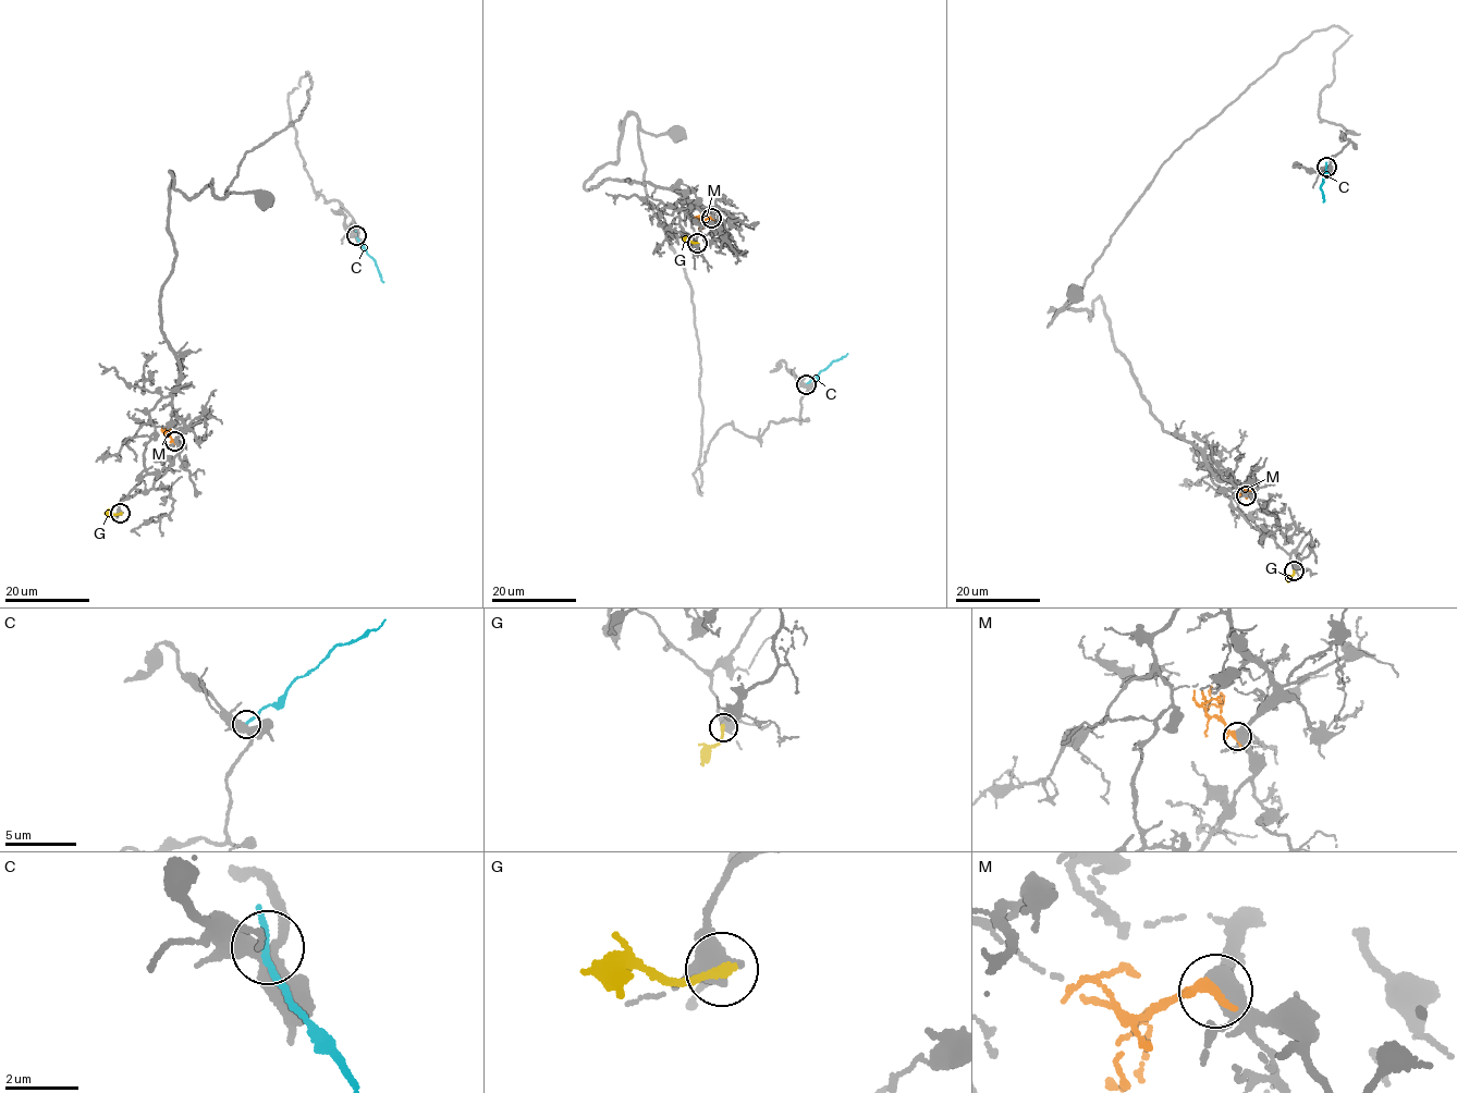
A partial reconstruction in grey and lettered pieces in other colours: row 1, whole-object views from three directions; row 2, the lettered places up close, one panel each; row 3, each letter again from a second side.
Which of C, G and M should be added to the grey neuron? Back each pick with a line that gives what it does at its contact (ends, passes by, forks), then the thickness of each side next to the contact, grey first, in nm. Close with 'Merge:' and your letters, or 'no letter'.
G: It ends there. Thickness 440 nm (grey) against 240 nm
Merge: G

